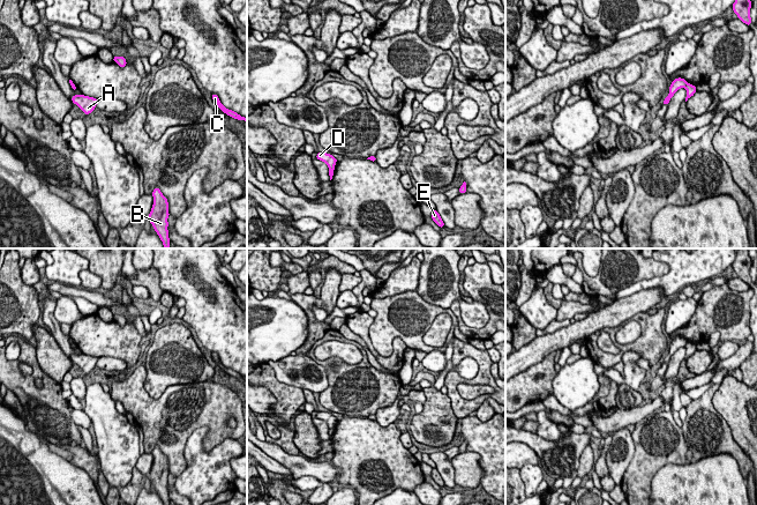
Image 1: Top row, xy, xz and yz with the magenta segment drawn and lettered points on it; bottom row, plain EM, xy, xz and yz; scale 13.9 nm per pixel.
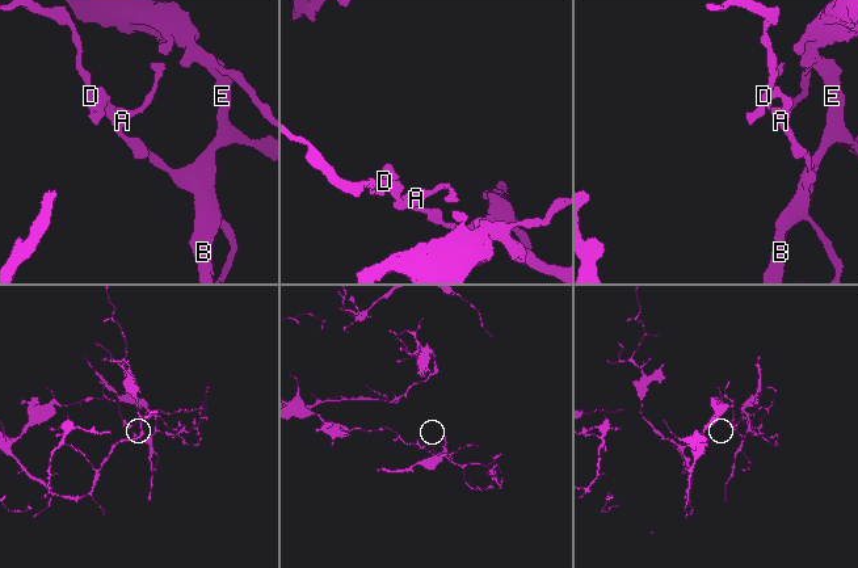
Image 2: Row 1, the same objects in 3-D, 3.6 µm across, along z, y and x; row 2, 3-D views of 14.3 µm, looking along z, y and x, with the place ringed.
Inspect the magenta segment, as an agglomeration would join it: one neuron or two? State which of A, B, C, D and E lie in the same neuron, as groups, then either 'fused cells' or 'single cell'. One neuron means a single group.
groups A B C E / D; fused cells

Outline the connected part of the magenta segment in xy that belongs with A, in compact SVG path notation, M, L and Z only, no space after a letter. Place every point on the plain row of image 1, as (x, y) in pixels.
M73 354L72 356L72 361L74 363L76 363L84 373L90 373L97 364L98 357L93 357L93 356L89 356L89 355L84 355L84 354Z

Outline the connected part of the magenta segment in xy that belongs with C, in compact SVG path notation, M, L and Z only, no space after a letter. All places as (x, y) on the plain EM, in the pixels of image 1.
M211 352L212 359L216 362L216 364L227 374L237 378L237 379L245 379L247 381L247 377L246 376L241 376L240 373L238 373L237 371L226 367L219 359L219 356L216 352Z

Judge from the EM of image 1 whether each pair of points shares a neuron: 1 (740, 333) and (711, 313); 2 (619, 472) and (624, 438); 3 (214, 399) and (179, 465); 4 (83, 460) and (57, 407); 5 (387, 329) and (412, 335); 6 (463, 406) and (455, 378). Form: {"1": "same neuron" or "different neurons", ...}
{"1": "same neuron", "2": "same neuron", "3": "same neuron", "4": "different neurons", "5": "same neuron", "6": "same neuron"}

